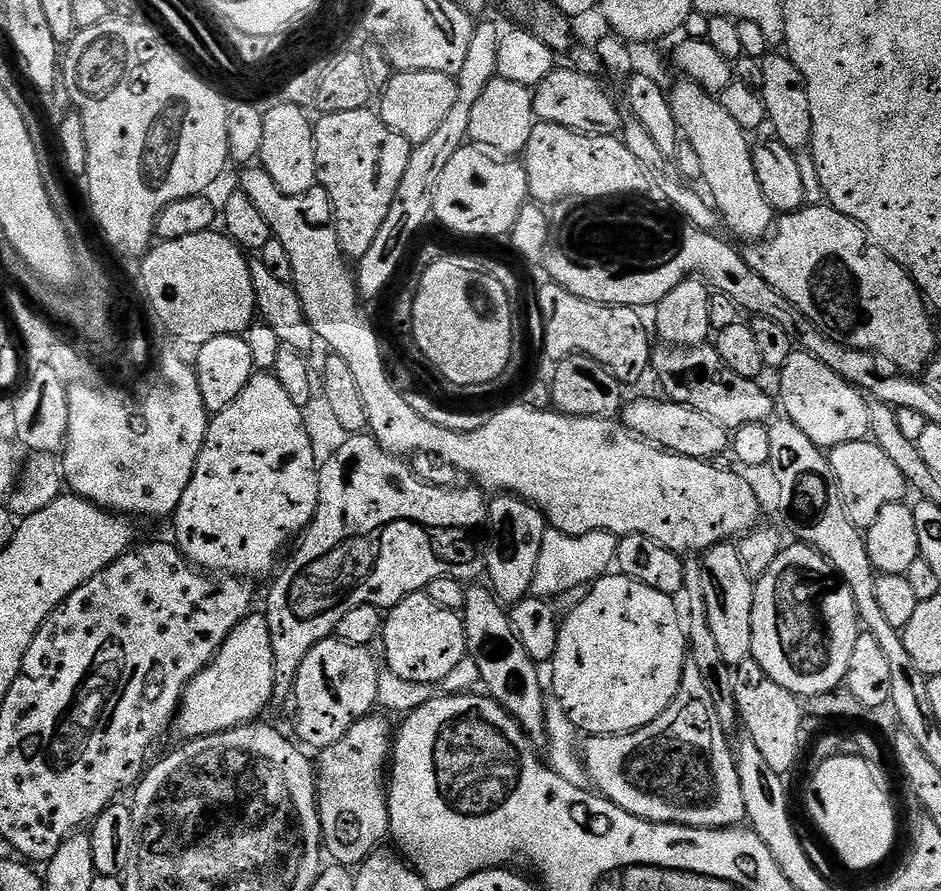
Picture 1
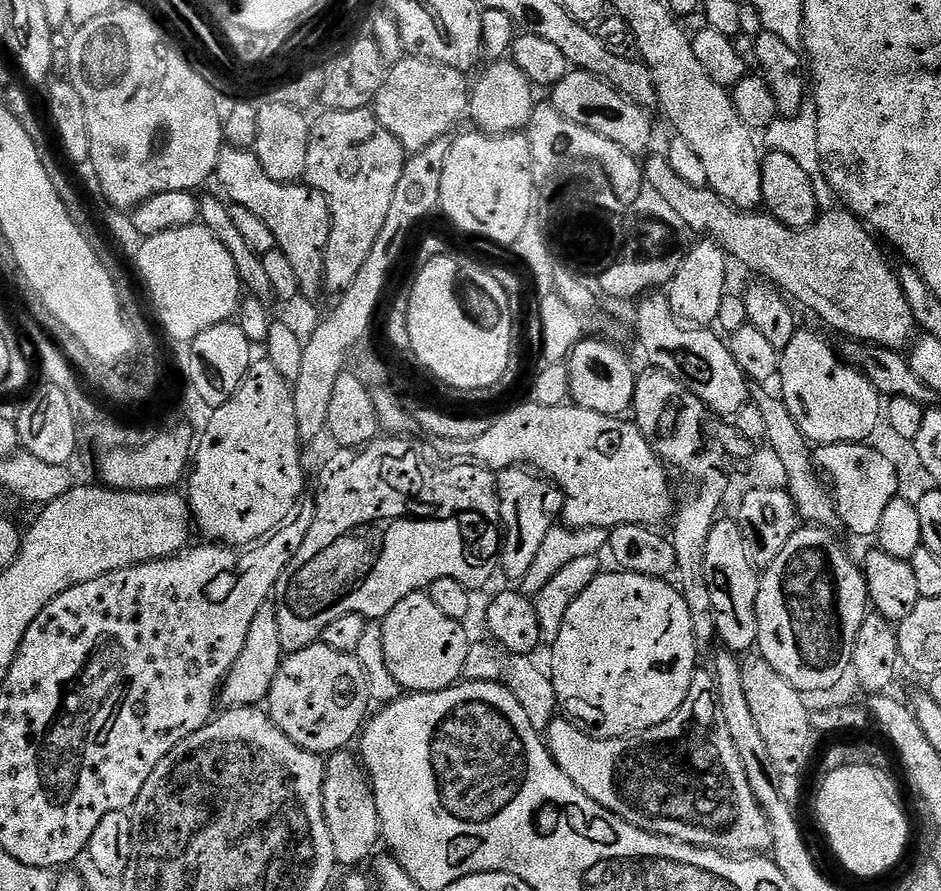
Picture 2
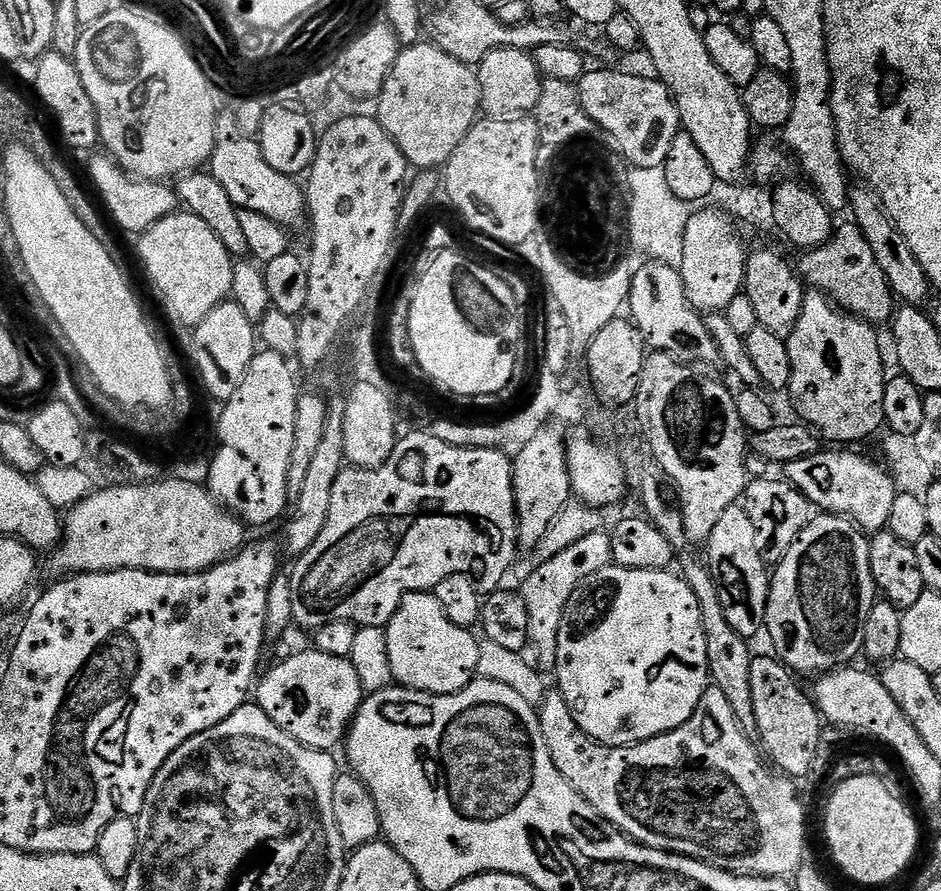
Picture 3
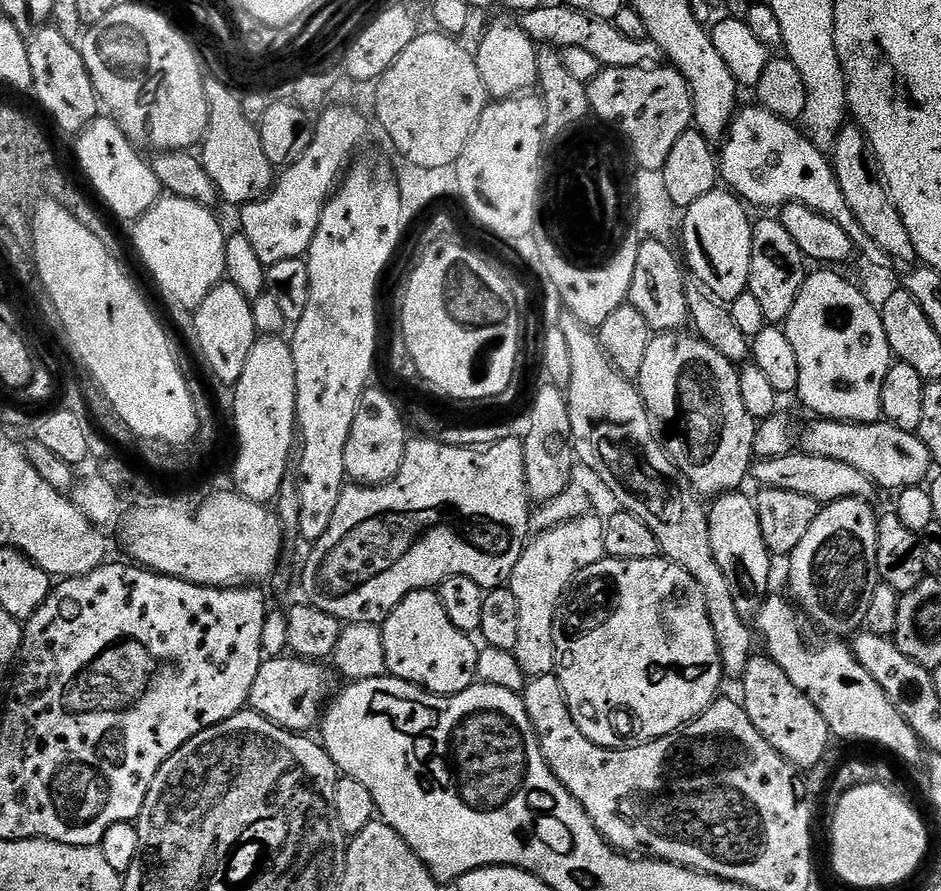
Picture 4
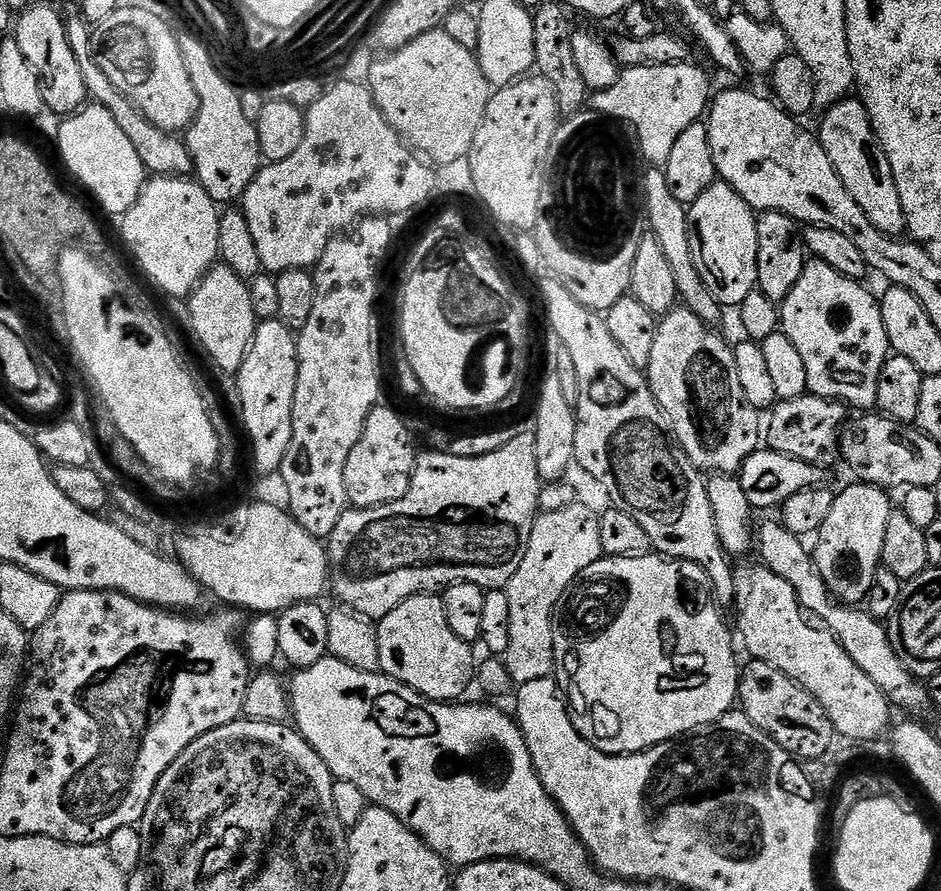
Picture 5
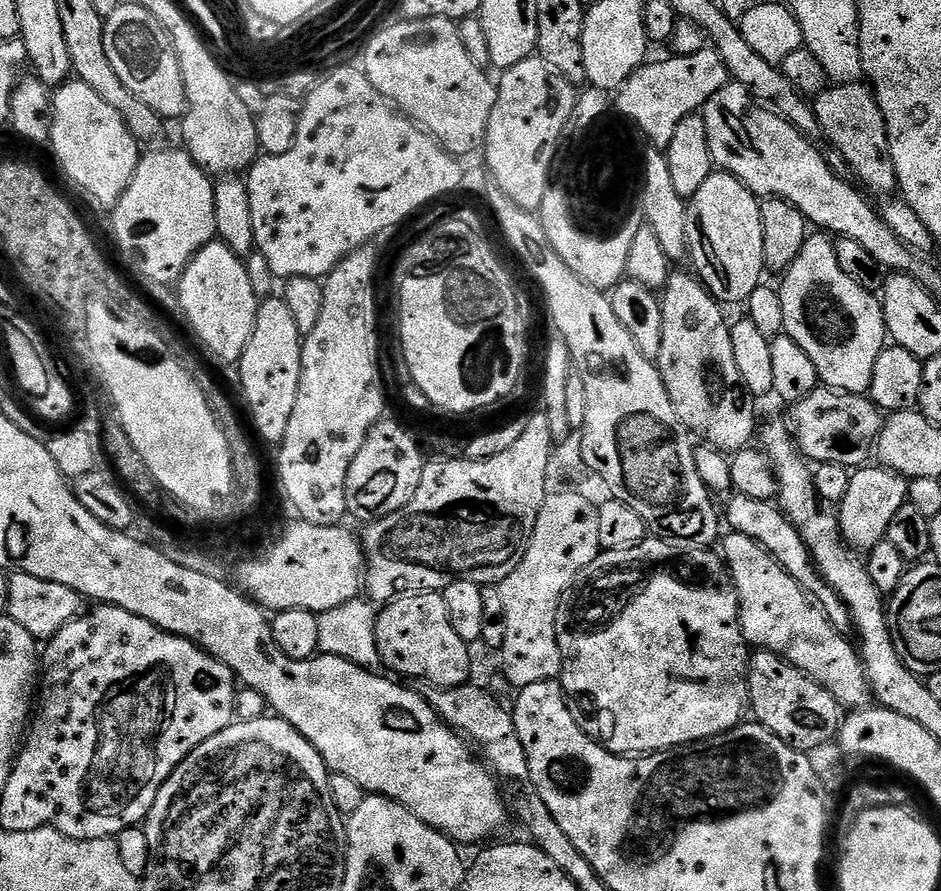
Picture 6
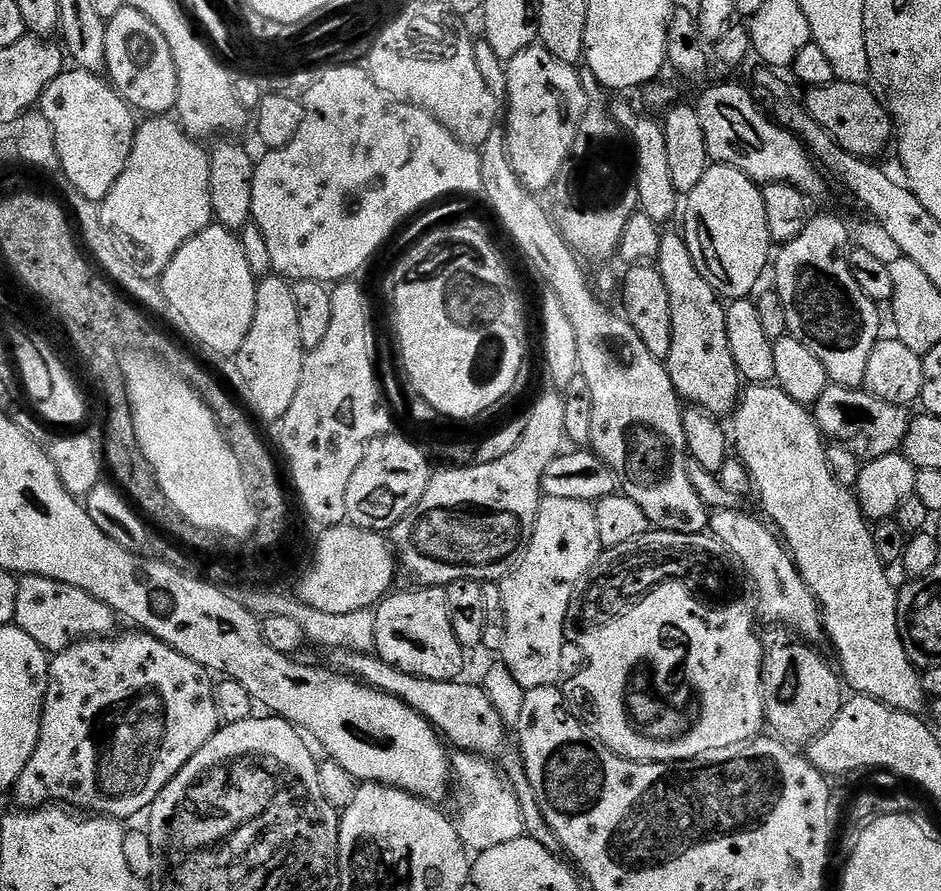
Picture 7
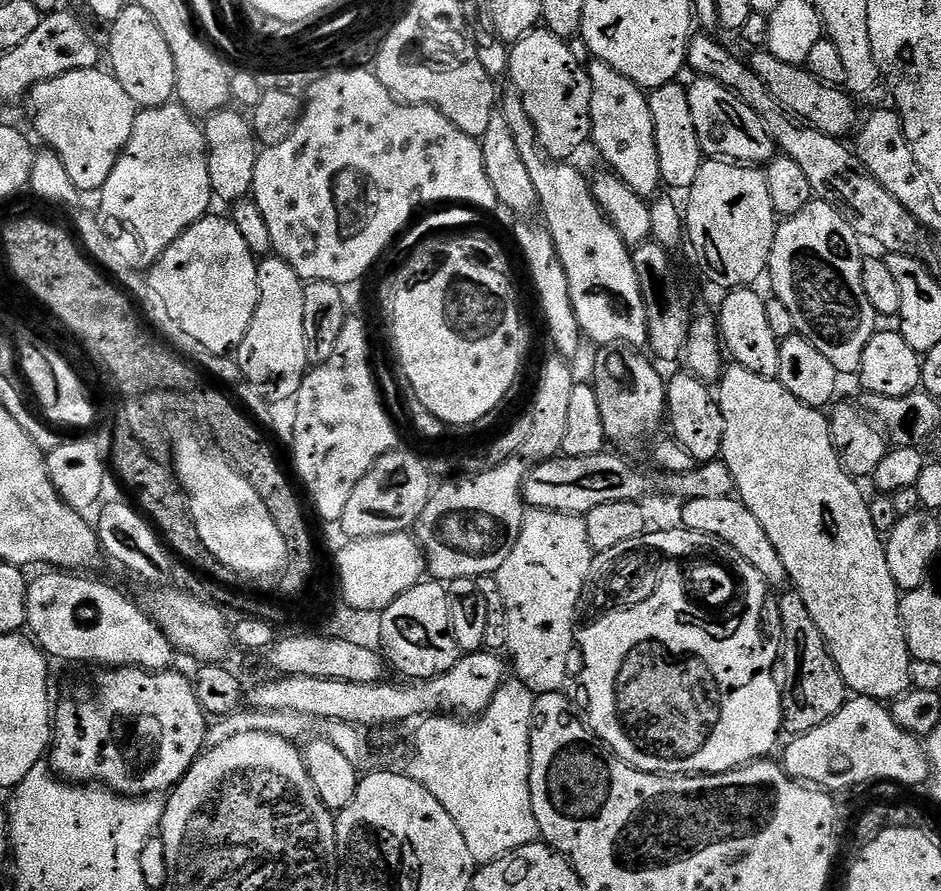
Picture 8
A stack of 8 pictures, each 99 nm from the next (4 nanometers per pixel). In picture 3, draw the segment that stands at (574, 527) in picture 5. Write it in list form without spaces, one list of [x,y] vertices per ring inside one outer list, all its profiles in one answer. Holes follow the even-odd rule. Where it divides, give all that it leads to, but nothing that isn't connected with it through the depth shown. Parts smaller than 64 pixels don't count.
[[[601,530],[594,534],[586,534],[586,538],[574,542],[574,546],[566,546],[560,554],[533,567],[533,572],[524,580],[522,595],[526,602],[526,614],[530,616],[530,634],[528,643],[534,649],[534,660],[541,669],[552,670],[556,666],[558,654],[558,630],[562,626],[562,614],[572,601],[574,590],[579,584],[590,579],[598,570],[609,567],[612,559],[612,537]]]

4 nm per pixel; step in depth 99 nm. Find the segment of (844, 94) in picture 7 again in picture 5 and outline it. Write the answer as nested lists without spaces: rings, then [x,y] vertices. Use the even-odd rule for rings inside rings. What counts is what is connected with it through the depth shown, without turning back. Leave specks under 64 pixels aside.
[[[845,98],[833,104],[823,116],[818,139],[838,178],[842,178],[842,186],[846,186],[850,198],[854,198],[854,202],[862,206],[862,212],[874,226],[878,226],[878,230],[882,230],[887,236],[903,237],[907,233],[908,223],[906,210],[902,210],[902,198],[898,198],[898,182],[894,182],[890,158],[886,158],[884,147],[880,145],[864,101]]]

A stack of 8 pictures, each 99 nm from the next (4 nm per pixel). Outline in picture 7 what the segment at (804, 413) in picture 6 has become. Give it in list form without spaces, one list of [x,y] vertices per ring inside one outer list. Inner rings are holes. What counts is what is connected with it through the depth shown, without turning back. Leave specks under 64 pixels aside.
[[[840,384],[825,388],[814,405],[814,419],[824,440],[851,448],[864,462],[894,456],[903,449],[910,423],[908,412],[907,407],[882,402],[860,388],[843,388]]]

